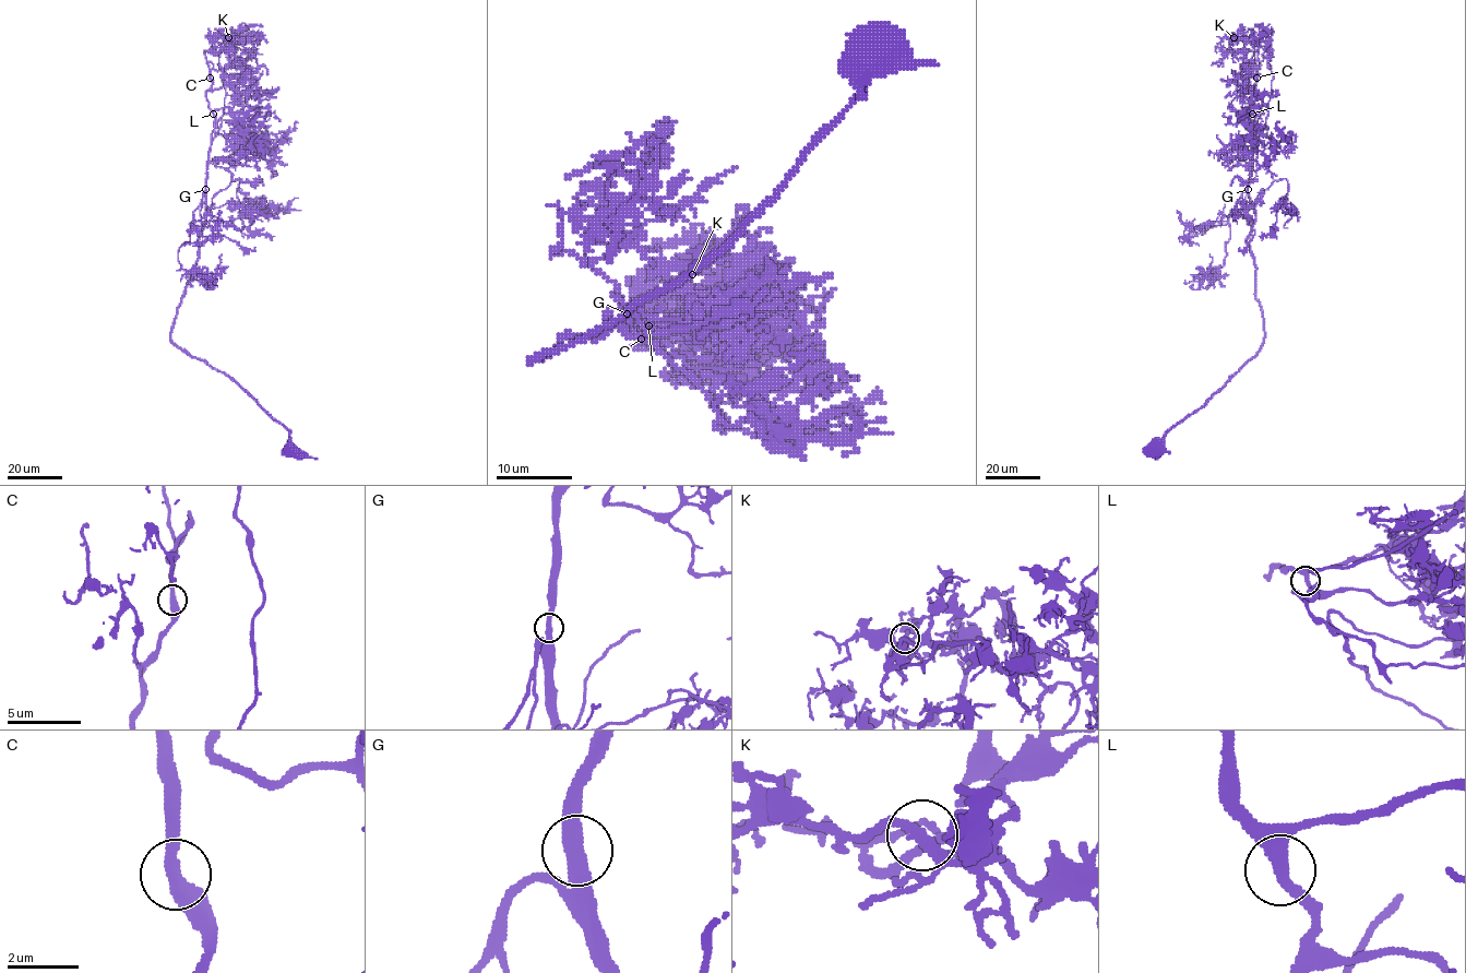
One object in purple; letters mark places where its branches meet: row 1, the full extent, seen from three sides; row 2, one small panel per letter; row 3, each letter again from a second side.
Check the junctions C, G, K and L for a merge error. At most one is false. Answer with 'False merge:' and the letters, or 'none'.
False merge: none

